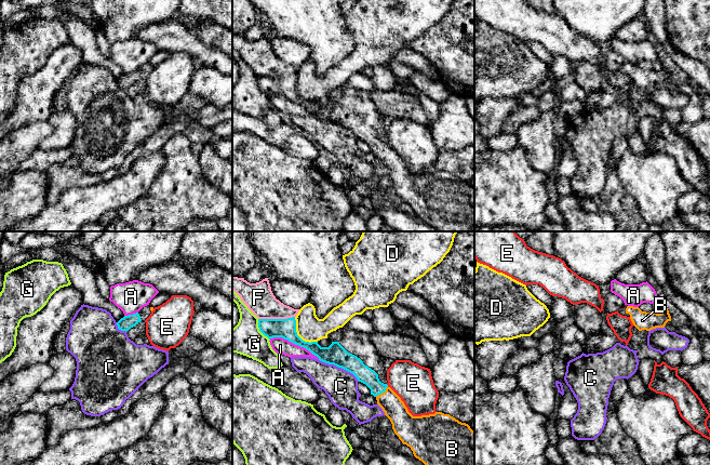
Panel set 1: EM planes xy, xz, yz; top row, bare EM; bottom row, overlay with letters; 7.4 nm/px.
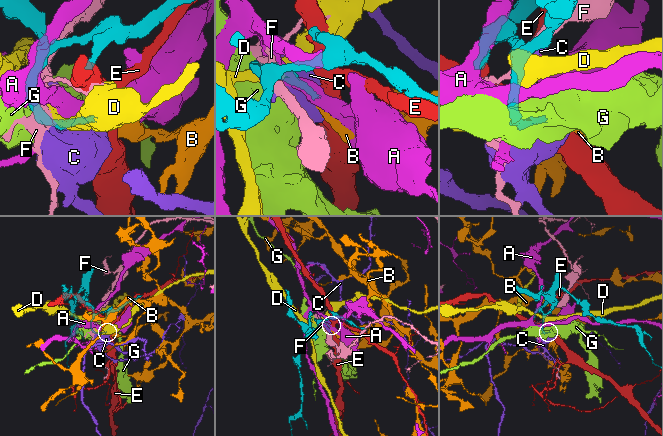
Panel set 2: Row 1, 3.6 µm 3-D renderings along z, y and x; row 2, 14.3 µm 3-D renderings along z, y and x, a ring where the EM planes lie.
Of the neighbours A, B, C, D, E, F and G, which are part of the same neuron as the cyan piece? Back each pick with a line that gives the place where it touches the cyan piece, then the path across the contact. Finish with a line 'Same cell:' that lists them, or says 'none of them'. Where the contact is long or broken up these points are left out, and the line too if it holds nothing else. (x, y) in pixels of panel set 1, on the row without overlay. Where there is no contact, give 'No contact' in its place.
B: Touches cyan at xz (382, 150). Path across: xz (364, 132), (382, 150), (394, 167)
Same cell: B

